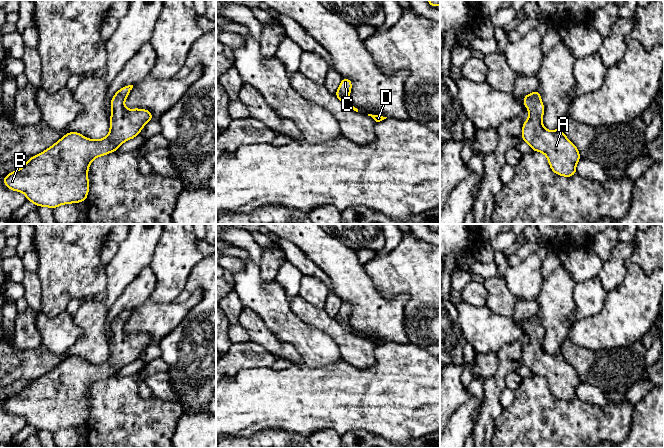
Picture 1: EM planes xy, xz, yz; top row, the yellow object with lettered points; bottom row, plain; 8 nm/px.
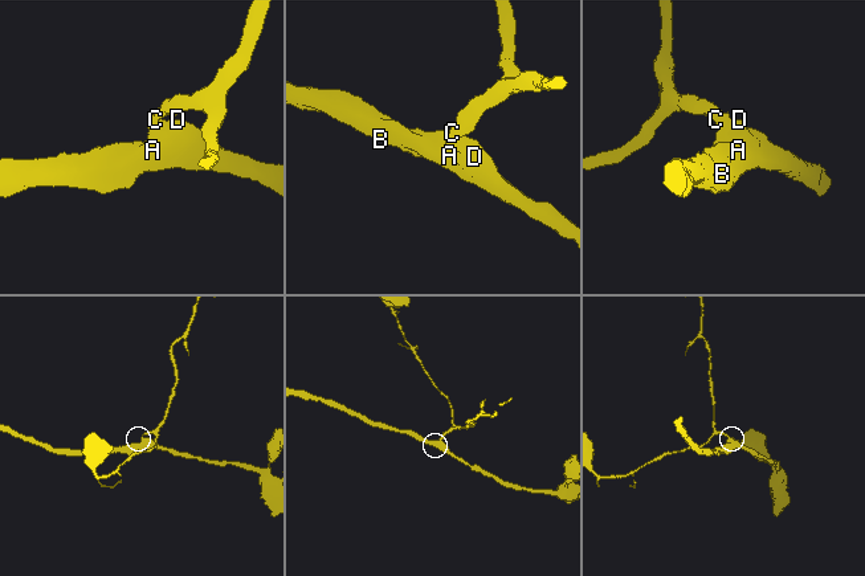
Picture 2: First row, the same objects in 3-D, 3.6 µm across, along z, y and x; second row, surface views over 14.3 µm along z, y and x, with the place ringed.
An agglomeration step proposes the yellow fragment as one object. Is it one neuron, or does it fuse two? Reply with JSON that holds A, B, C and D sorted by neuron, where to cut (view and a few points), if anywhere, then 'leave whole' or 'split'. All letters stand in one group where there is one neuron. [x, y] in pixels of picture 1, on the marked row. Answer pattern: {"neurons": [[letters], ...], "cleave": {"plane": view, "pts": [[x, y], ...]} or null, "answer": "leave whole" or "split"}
{"neurons": [["A", "B", "C", "D"]], "cleave": null, "answer": "leave whole"}

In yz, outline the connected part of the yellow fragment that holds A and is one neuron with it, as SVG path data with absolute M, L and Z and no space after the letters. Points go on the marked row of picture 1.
M538 90L523 97L523 103L529 111L528 119L523 123L523 141L547 156L551 170L560 176L571 177L576 174L576 165L581 159L577 147L564 135L560 128L547 130L542 124L544 105Z

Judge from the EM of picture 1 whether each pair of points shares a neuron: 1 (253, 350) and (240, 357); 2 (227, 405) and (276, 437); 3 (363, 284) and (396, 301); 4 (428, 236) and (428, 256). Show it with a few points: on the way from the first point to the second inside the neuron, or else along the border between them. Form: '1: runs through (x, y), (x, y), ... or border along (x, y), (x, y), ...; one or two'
1: runs through (250, 353), (243, 355); one
2: border along (288, 431), (263, 429), (249, 437); two
3: runs through (371, 292), (380, 301), (388, 301); one
4: border along (413, 234), (429, 243); two

